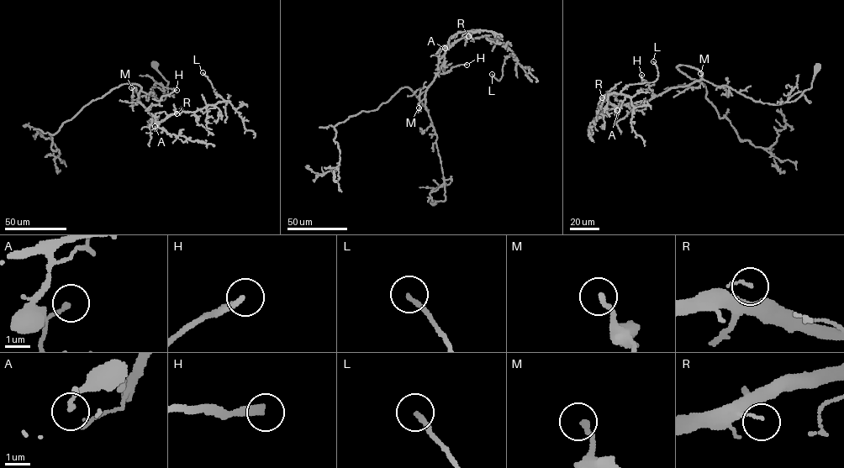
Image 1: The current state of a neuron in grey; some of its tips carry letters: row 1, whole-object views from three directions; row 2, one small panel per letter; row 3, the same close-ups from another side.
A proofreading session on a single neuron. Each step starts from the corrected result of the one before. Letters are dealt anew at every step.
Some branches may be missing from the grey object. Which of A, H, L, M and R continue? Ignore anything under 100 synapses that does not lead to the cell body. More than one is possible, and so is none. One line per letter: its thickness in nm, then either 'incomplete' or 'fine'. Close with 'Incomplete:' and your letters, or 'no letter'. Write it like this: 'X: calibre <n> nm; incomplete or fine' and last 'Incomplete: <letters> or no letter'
A: calibre 160 nm; fine
H: calibre 240 nm; incomplete
L: calibre 170 nm; fine
M: calibre 200 nm; fine
R: calibre 80 nm; fine
Incomplete: H

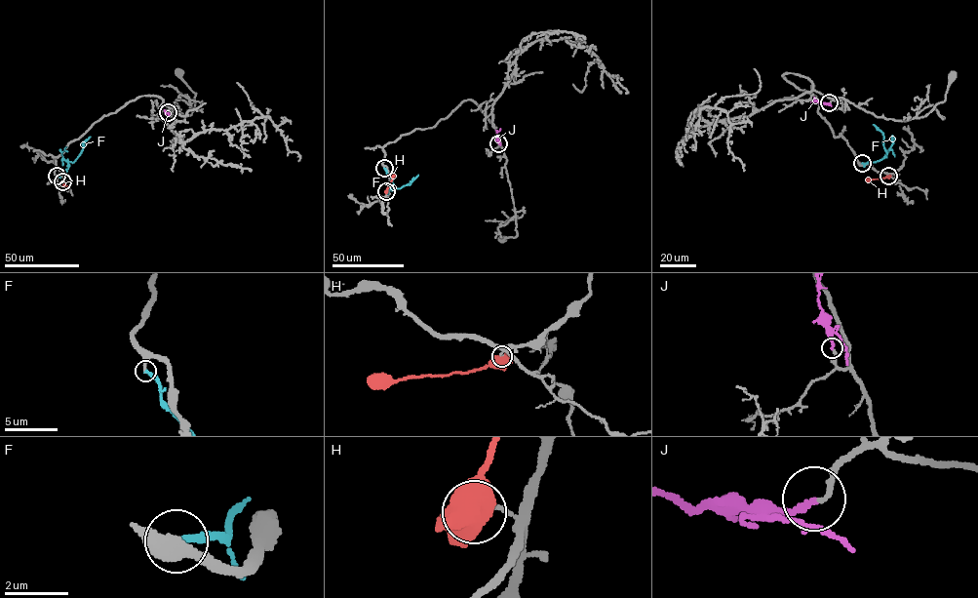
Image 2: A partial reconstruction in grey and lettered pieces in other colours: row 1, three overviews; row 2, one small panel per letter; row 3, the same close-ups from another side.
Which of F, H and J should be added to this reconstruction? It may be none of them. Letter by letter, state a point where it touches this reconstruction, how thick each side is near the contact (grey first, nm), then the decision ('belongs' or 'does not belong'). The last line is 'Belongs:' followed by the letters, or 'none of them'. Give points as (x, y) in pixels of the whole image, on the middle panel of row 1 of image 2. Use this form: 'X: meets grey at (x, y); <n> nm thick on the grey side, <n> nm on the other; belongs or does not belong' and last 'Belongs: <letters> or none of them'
F: meets grey at (384, 168); 190 nm thick on the grey side, 260 nm on the other; belongs
H: meets grey at (386, 191); 110 nm thick on the grey side, 850 nm on the other; does not belong
J: meets grey at (498, 143); 160 nm thick on the grey side, 200 nm on the other; belongs
Belongs: F, J

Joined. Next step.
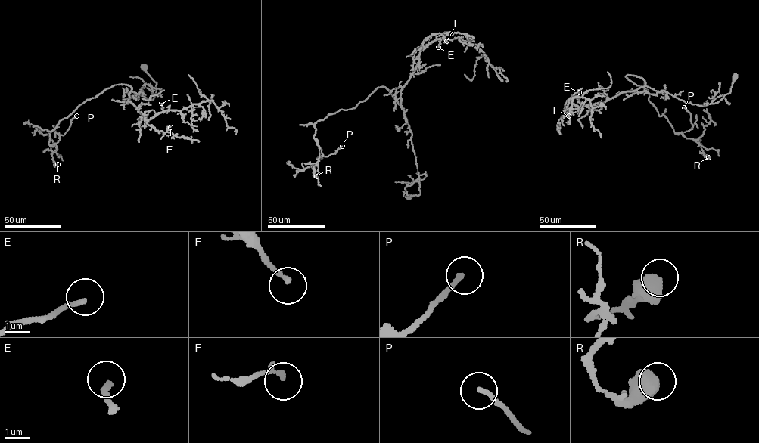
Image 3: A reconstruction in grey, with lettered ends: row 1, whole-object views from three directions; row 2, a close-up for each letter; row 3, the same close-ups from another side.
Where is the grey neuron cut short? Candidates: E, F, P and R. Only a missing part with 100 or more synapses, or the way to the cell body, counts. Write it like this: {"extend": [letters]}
{"extend": []}

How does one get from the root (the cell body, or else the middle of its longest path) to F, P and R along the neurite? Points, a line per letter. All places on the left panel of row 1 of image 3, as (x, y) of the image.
F: (144, 67), (157, 83), (155, 95), (148, 100), (132, 91), (128, 100), (157, 131), (170, 127)
P: (144, 67), (157, 83), (153, 99), (125, 85), (113, 85), (47, 130), (50, 145), (76, 116)
R: (144, 67), (157, 83), (153, 99), (113, 85), (47, 130), (57, 164)

